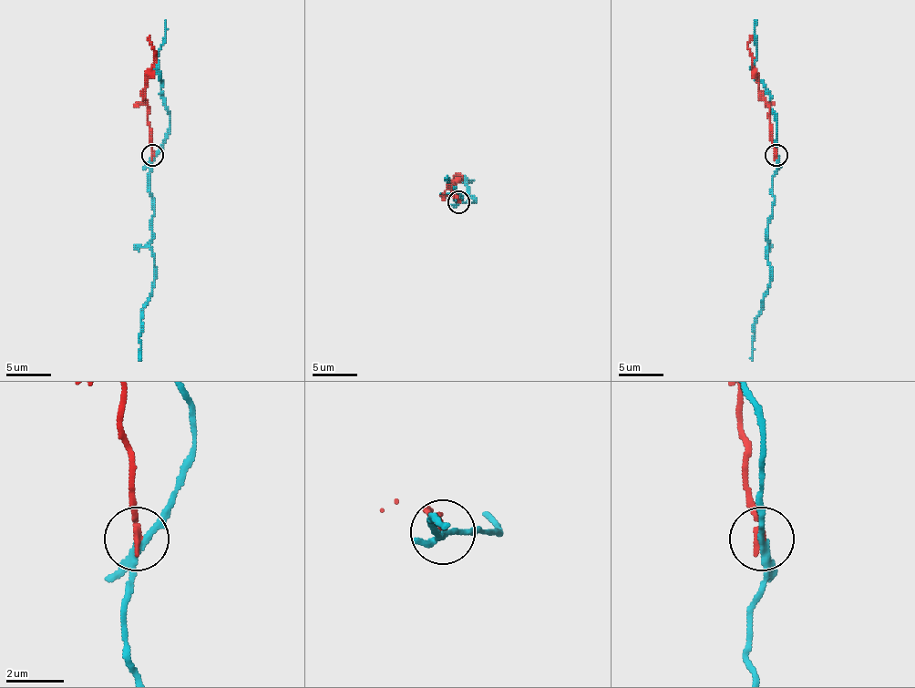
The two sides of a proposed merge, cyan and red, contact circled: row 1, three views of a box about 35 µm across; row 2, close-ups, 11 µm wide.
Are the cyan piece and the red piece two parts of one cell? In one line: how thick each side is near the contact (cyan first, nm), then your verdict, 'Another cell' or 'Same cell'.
Thickness 220 nm (cyan) against 280 nm. Another cell

